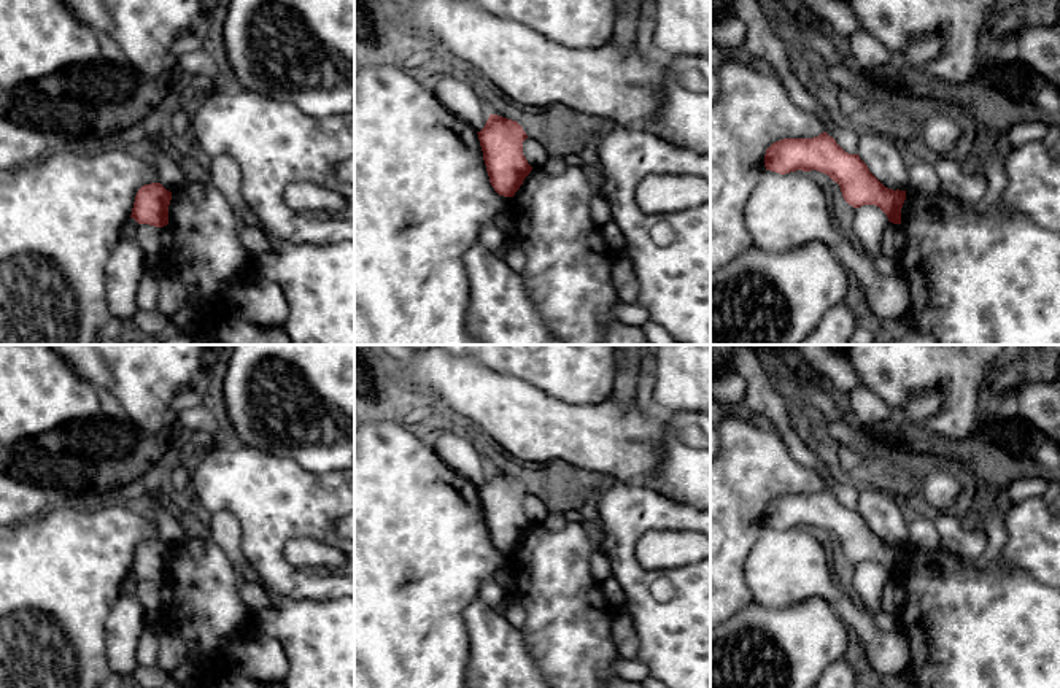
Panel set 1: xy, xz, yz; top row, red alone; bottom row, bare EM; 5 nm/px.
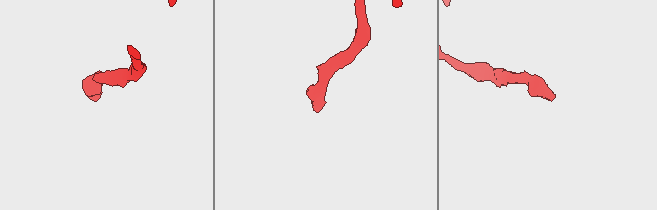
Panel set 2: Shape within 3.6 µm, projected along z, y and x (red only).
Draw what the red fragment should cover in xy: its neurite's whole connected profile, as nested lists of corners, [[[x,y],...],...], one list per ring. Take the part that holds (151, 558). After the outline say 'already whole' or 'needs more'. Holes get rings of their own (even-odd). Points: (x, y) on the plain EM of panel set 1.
[[[161,539],[145,540],[138,545],[130,574],[138,580],[164,583],[168,580],[172,548]]]; already whole

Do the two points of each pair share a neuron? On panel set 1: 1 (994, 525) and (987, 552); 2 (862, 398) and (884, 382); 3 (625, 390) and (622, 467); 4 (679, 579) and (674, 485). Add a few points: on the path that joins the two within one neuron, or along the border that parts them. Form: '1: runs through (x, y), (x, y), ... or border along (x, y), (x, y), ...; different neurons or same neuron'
1: runs through (994, 531), (992, 545); same neuron
2: border along (862, 383), (887, 405), (892, 413), (892, 423); different neurons
3: border along (644, 386), (628, 401), (620, 401), (612, 391); different neurons
4: border along (650, 487), (666, 498), (693, 509); different neurons

